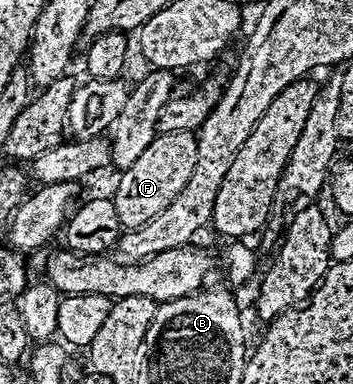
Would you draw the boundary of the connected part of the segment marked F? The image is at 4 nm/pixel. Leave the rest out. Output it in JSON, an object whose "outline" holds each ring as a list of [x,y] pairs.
{"outline":[[[190,131],[157,134],[136,163],[121,170],[118,190],[112,193],[116,215],[120,215],[123,230],[135,229],[160,215],[184,191],[196,167],[197,136]]]}

